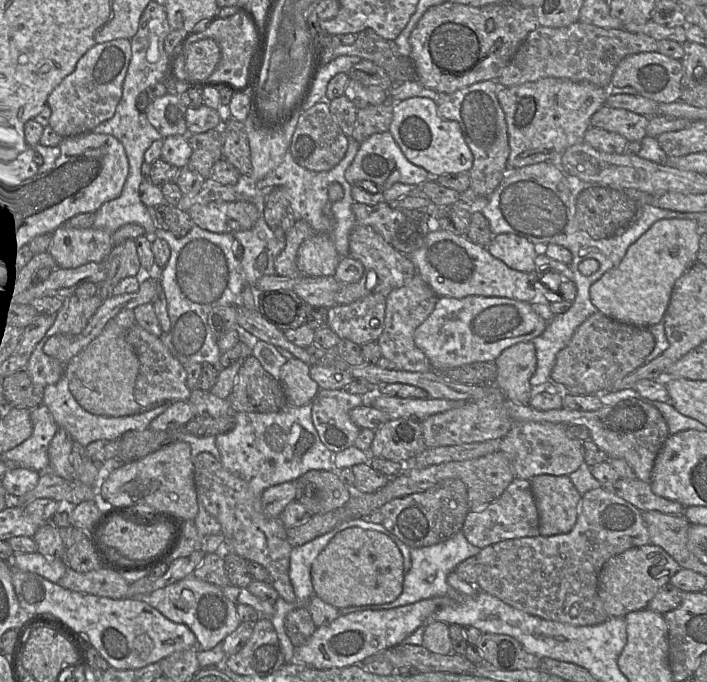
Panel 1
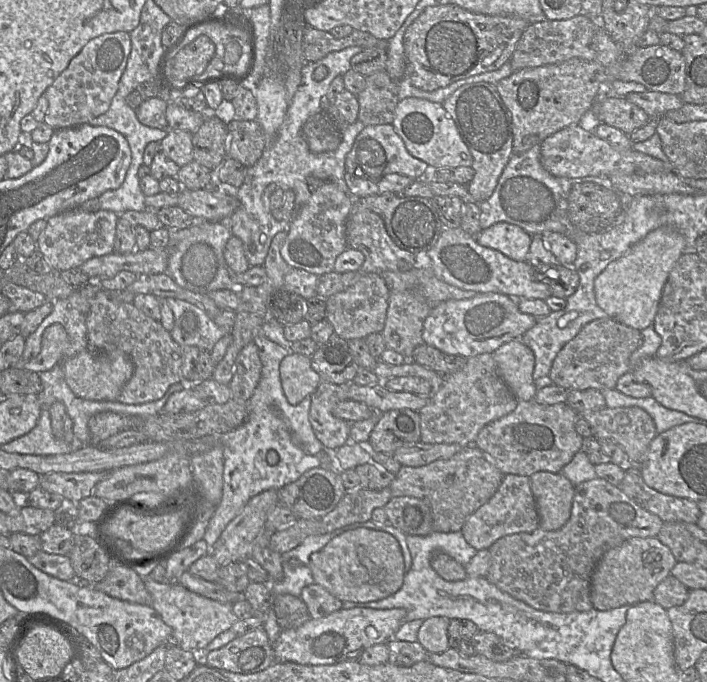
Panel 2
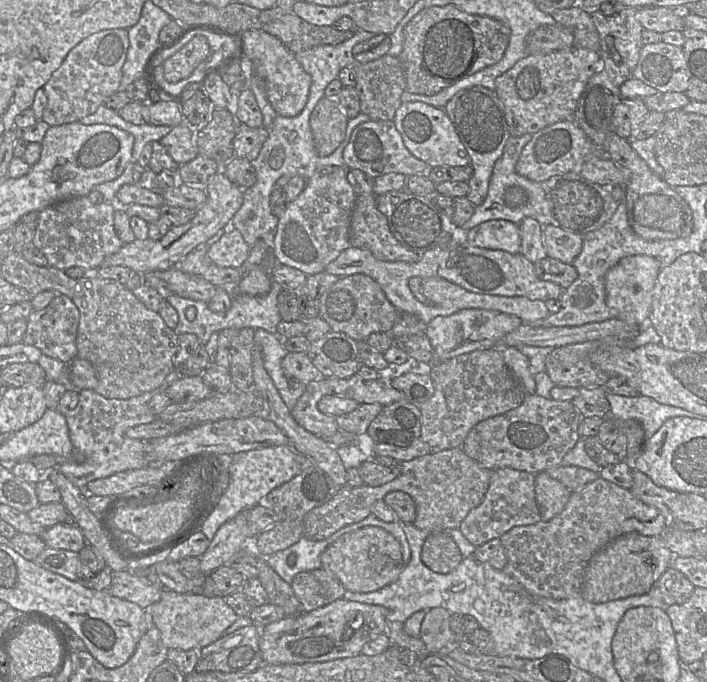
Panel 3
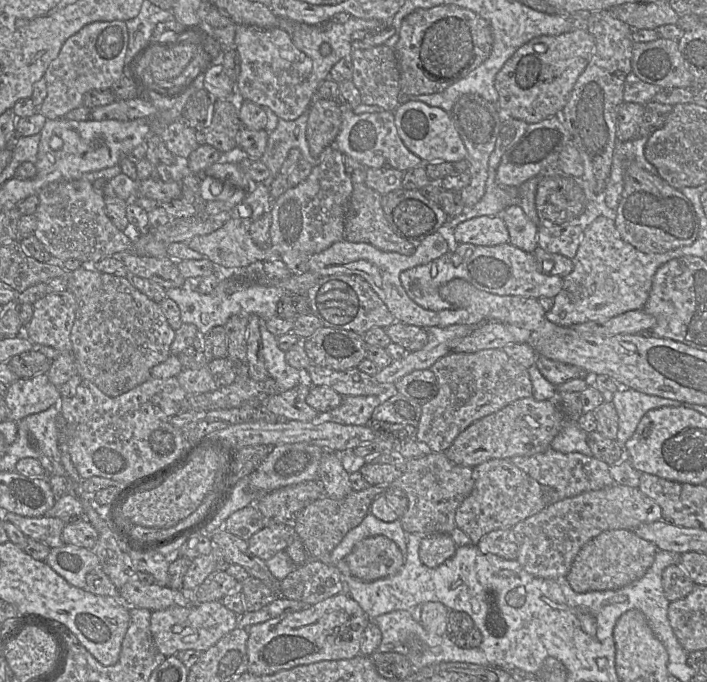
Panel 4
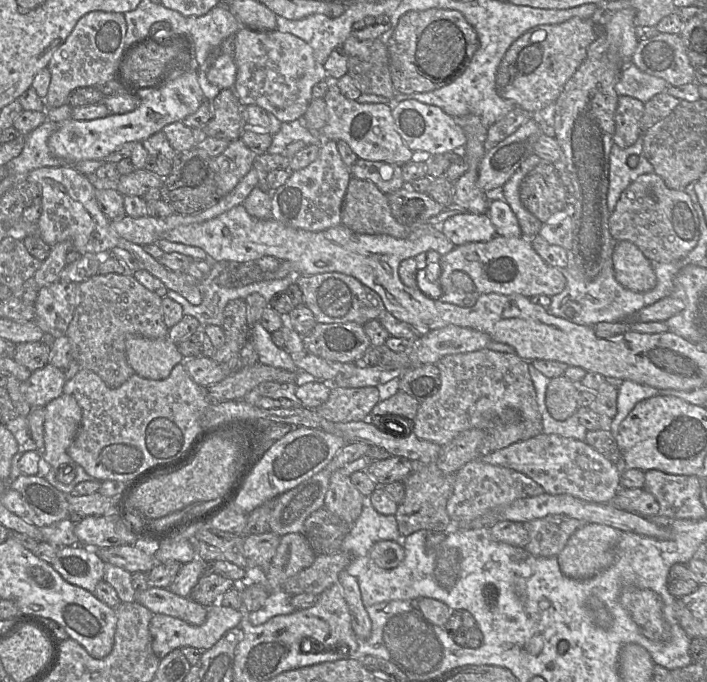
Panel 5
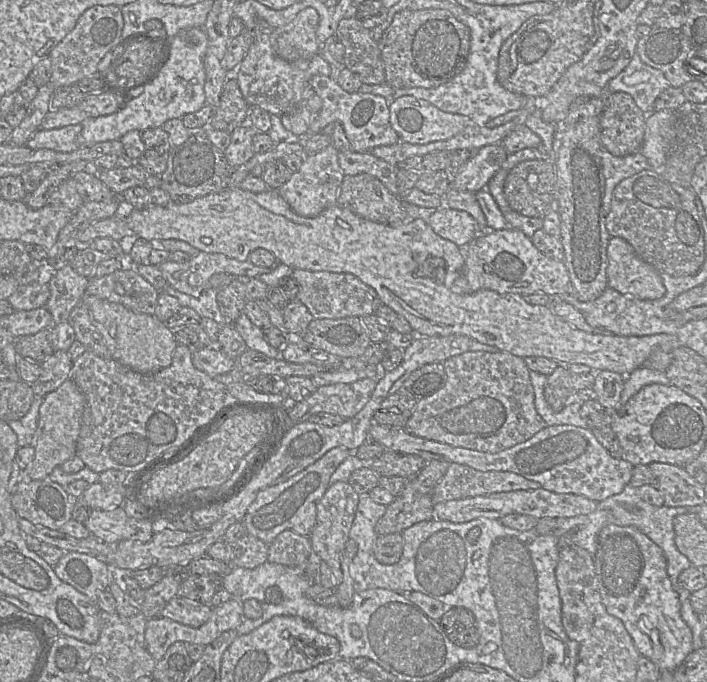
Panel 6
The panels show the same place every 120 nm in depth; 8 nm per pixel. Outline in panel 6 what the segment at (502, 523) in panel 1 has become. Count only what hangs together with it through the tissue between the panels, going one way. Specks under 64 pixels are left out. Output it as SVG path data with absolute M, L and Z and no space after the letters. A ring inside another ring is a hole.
M450 463L445 475L432 490L434 505L439 502L485 496L498 492L535 490L540 484L509 471L479 471Z

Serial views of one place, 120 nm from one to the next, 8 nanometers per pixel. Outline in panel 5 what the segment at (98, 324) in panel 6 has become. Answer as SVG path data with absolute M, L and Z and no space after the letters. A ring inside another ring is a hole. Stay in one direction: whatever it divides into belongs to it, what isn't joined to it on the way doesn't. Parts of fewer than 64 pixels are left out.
M132 337L126 341L125 351L134 372L152 380L167 378L174 366L183 360L177 345L168 337Z

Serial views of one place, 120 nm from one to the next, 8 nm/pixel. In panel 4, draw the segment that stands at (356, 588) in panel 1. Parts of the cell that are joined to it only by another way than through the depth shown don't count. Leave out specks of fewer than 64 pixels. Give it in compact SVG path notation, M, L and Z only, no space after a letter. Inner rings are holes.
M383 535L362 539L346 556L351 574L366 582L394 575L404 561L398 545Z

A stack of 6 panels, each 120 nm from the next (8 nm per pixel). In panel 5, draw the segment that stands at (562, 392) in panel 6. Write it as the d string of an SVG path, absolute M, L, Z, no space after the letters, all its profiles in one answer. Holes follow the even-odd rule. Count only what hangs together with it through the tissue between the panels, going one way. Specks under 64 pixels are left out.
M565 375L550 379L545 403L550 415L558 421L564 421L575 414L579 406L580 386Z

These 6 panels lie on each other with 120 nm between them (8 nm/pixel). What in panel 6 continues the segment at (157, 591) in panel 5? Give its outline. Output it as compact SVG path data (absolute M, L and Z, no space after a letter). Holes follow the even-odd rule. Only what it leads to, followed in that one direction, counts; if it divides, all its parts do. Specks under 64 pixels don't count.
M176 596L165 605L160 616L192 628L199 628L209 620L212 608L209 604Z

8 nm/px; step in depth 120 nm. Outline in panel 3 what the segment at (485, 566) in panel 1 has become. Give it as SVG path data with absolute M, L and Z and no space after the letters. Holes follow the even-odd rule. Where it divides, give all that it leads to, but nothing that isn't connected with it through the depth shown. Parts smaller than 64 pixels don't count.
M599 477L571 492L564 509L554 518L548 521L540 520L531 525L516 526L503 534L500 540L505 550L507 562L502 570L534 595L554 600L565 599L579 594L584 572L590 559L609 542L630 532L658 538L665 528L666 522L659 509L640 501L629 489Z

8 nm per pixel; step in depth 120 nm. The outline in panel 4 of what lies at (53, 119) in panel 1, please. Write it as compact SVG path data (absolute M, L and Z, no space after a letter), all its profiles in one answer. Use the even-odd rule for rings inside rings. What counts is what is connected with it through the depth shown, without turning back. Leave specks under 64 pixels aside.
M122 20L92 22L70 36L44 74L47 95L38 111L47 119L59 119L82 106L87 92L111 89L126 74L128 42L128 28Z

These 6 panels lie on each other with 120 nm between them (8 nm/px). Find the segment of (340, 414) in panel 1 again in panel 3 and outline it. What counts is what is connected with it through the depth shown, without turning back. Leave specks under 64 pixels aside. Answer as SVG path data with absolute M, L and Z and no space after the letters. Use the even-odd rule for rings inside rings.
M319 377L306 385L303 395L291 410L292 416L302 427L321 438L330 438L340 430L337 417L318 409L319 400L330 393L326 379Z

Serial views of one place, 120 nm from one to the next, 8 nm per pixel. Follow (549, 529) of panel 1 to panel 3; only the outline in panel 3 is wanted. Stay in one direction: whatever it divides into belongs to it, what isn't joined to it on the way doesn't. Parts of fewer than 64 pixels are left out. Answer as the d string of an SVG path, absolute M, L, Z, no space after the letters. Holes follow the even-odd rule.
M539 472L535 475L535 495L540 518L548 521L562 512L571 491L546 472Z

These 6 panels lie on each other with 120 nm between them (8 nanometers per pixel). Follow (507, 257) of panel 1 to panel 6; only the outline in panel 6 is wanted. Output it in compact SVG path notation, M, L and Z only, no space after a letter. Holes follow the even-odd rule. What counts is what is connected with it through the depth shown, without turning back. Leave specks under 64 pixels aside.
M447 206L437 208L427 223L440 237L465 248L479 232L476 220L467 212L451 209Z

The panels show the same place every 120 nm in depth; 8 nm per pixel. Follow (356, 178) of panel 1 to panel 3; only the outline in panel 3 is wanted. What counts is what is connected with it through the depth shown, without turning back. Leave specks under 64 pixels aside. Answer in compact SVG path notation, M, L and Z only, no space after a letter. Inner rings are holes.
M369 120L358 125L343 151L343 159L346 168L359 169L373 179L388 173L401 173L405 176L426 174L430 168L406 148L394 121Z

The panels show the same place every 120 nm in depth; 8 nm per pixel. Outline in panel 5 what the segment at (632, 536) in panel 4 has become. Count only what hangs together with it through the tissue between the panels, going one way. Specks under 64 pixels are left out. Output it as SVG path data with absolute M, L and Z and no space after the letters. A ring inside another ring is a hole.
M602 524L583 525L557 557L561 572L568 578L585 580L608 569L614 563L621 532Z

